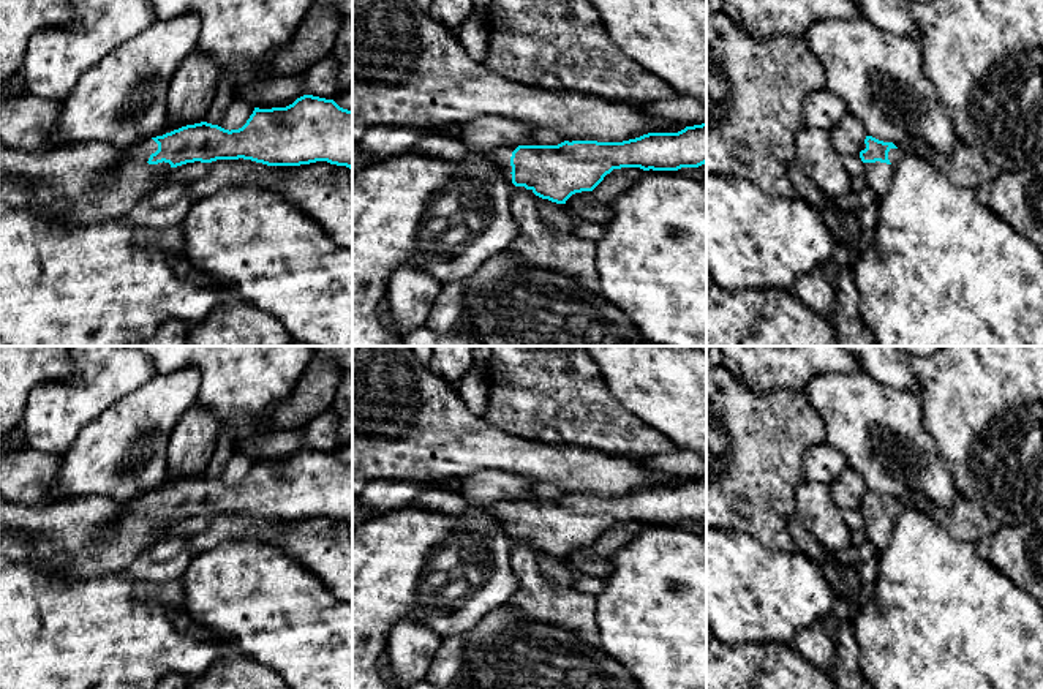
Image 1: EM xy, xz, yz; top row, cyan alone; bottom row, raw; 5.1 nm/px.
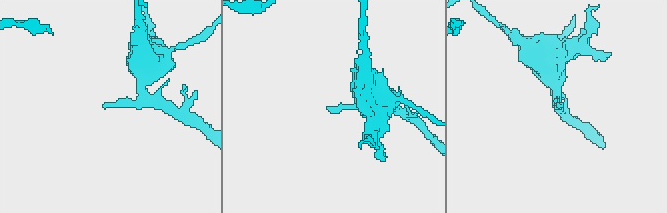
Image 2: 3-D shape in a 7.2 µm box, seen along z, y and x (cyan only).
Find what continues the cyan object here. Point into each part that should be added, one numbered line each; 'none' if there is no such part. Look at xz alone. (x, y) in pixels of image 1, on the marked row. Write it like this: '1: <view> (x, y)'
1: xz (501, 157)

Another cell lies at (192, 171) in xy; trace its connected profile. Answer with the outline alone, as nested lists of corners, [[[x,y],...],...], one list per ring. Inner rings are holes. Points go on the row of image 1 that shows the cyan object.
[[[186,163],[177,168],[172,168],[169,174],[163,179],[160,179],[158,185],[149,193],[149,196],[160,186],[164,186],[168,183],[174,182],[193,182],[202,179],[210,169],[210,163]]]

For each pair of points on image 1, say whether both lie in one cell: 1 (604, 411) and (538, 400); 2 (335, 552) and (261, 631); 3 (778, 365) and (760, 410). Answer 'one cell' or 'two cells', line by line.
1: one cell
2: two cells
3: two cells

